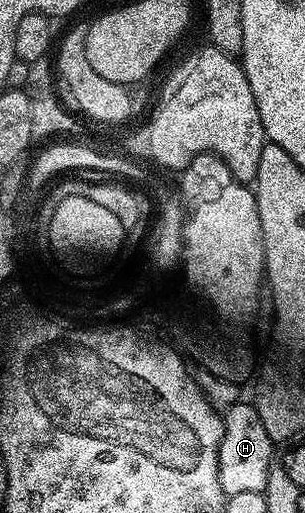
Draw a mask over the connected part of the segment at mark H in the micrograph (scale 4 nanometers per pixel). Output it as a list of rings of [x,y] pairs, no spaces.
[[[238,403],[226,411],[219,444],[219,478],[224,494],[232,497],[244,491],[263,492],[269,479],[269,467],[273,464],[274,448],[276,446],[269,431],[265,431],[265,423],[261,423],[261,415],[254,404]]]

